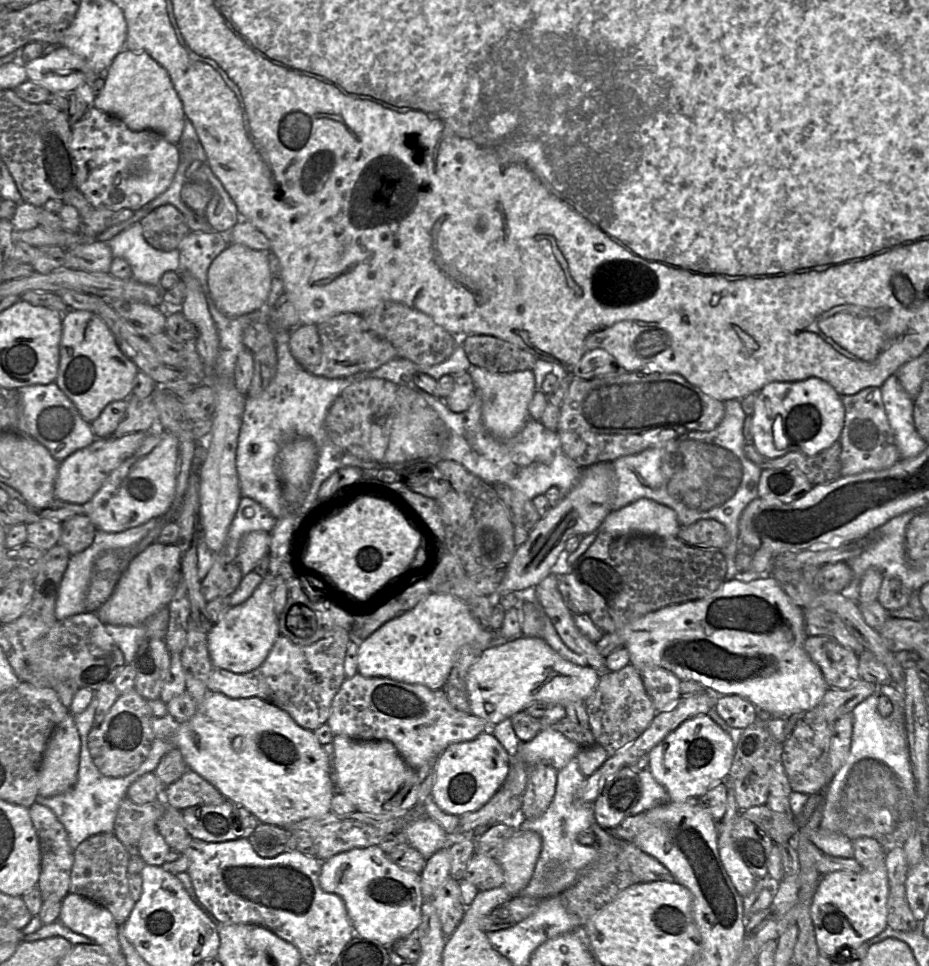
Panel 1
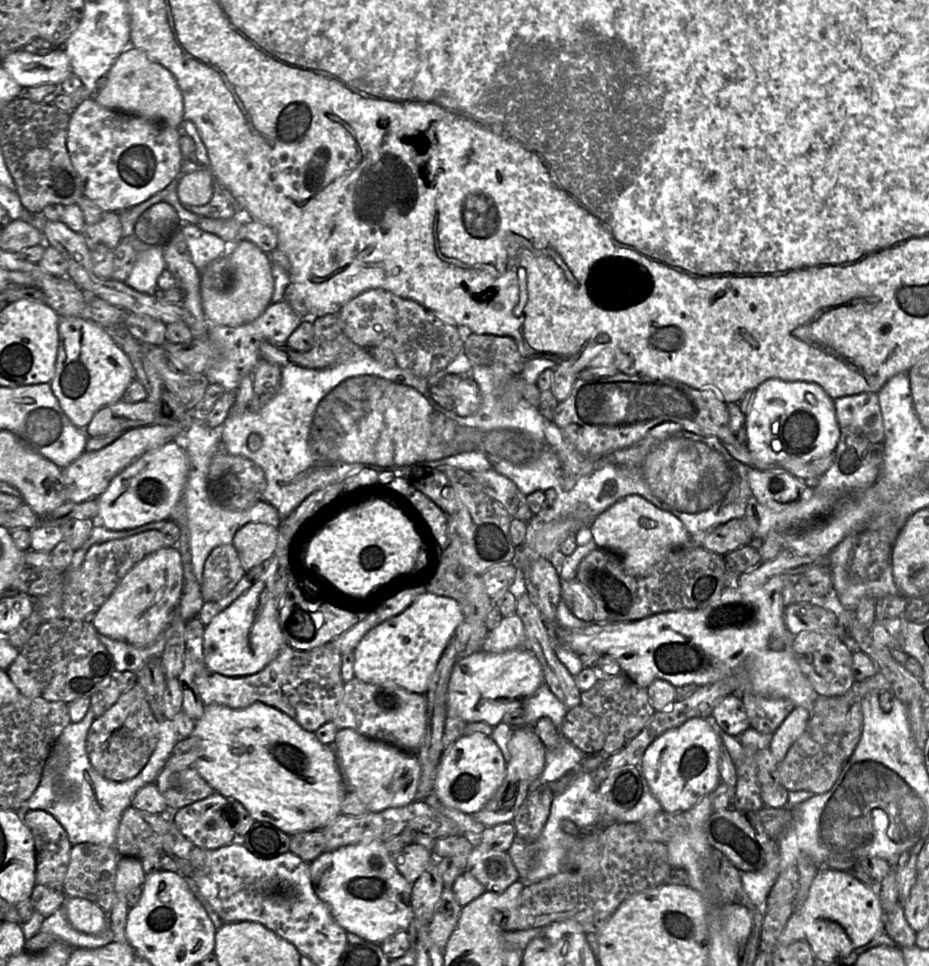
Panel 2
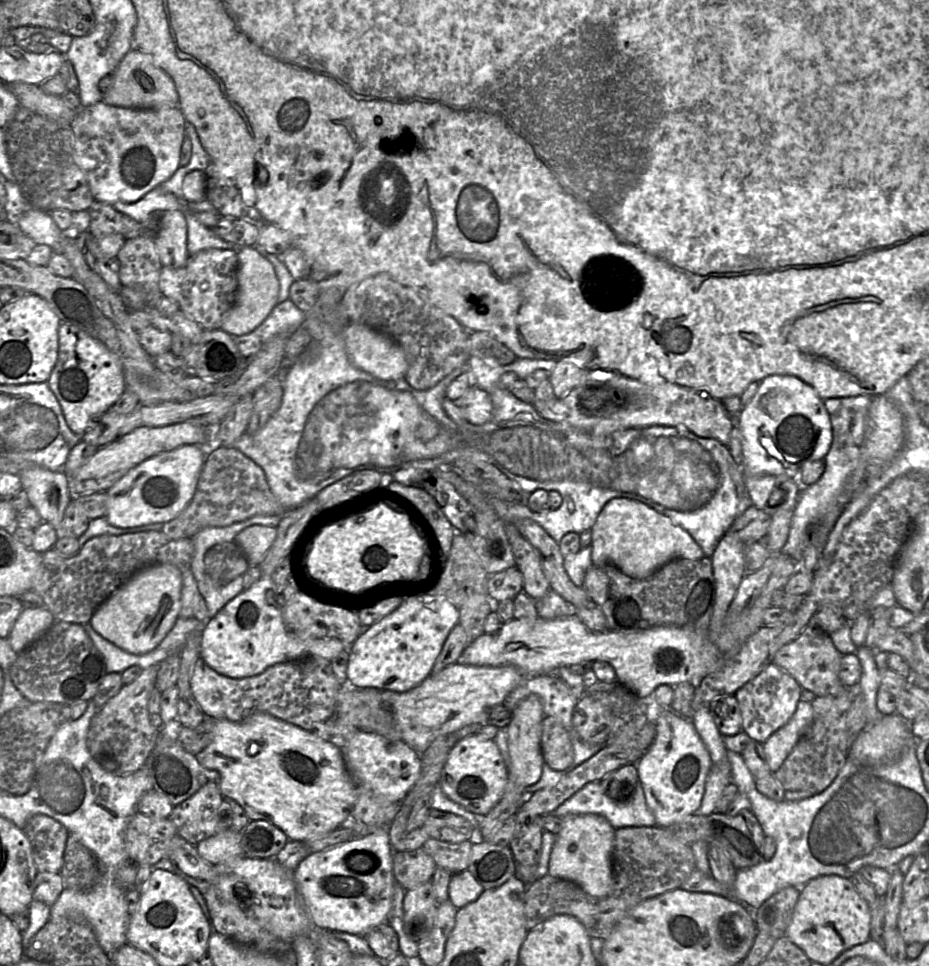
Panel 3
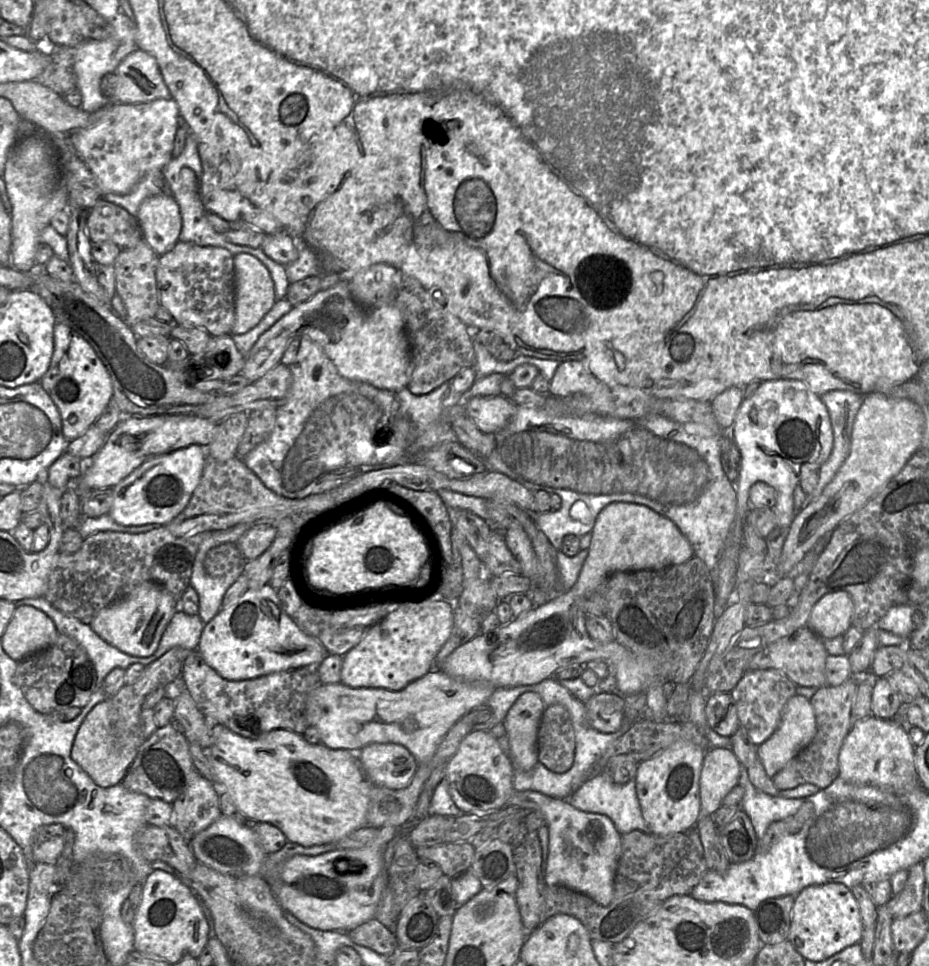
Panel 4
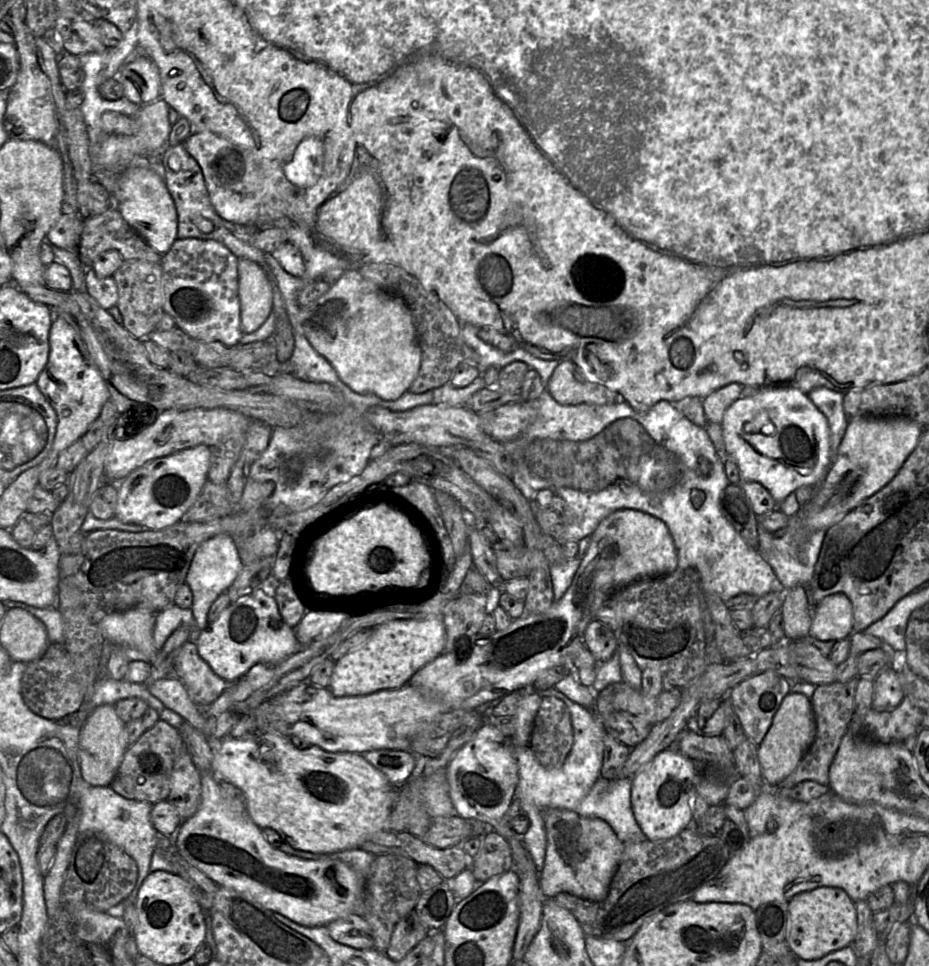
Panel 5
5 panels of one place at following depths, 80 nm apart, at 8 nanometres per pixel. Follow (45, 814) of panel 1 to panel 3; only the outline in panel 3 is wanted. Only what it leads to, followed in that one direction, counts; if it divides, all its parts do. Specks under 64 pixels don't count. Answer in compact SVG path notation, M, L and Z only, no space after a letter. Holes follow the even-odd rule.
M45 814L31 816L23 829L28 836L38 872L61 872L69 832L64 825Z

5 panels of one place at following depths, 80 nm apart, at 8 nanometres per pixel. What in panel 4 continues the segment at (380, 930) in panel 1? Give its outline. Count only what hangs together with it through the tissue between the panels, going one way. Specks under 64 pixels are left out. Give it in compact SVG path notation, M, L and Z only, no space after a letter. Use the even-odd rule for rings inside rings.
M393 825L377 829L377 835L363 848L290 858L283 866L279 884L270 885L282 909L309 927L328 931L349 932L373 919L387 885L384 853L399 831Z

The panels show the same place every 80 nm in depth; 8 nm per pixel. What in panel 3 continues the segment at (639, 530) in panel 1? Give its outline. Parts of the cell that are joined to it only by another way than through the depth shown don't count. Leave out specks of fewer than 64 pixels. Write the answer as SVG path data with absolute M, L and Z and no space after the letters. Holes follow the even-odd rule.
M615 498L607 502L591 528L591 534L591 565L614 565L637 580L650 577L671 560L695 560L704 556L693 537L669 517L628 498Z

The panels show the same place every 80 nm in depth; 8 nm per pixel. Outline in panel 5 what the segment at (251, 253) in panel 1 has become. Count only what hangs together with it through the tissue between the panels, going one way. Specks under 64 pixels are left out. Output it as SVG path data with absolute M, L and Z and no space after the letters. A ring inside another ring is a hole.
M238 259L238 295L242 332L257 330L272 312L272 287L264 270L248 259Z

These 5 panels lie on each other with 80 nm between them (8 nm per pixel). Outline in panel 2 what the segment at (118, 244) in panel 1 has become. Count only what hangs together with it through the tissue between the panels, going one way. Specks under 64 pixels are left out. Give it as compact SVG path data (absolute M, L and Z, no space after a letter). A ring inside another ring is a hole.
M134 235L124 240L137 252L135 265L125 283L139 292L153 295L158 290L157 280L166 269L163 247L146 244Z

